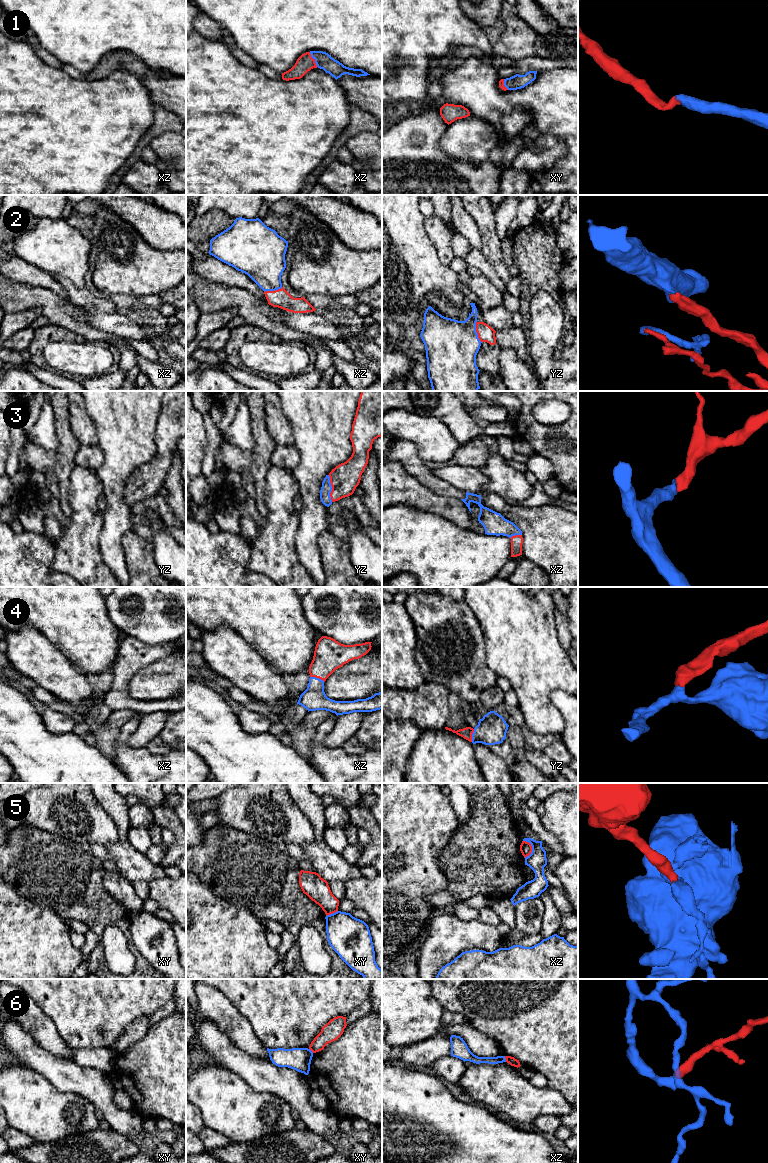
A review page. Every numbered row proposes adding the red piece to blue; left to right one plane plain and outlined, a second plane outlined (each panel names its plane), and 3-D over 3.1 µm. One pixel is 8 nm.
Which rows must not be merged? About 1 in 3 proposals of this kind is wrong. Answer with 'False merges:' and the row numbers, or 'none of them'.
False merges: 5, 6

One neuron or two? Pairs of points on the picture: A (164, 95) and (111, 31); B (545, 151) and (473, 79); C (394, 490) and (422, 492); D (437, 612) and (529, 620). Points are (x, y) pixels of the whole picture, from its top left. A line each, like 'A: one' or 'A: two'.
A: two
B: two
C: one
D: two

